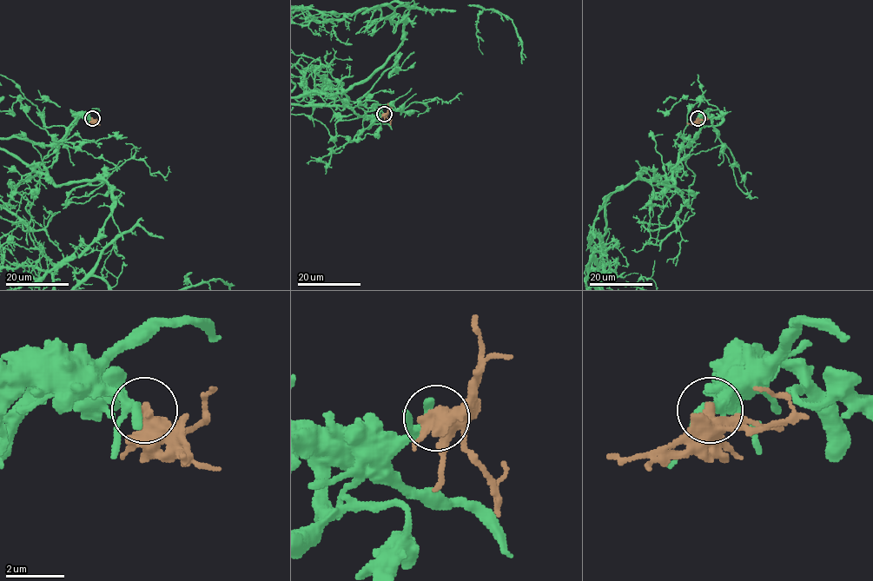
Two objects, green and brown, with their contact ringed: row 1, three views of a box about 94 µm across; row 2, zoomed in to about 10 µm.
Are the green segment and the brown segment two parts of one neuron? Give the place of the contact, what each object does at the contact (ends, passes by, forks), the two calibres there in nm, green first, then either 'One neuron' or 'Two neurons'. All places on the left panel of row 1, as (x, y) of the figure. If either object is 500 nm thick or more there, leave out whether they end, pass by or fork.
Place: (92, 118). At the ring green passes by. At the ring brown forks. Thickness 320 nm (green) against 360 nm. Two neurons

